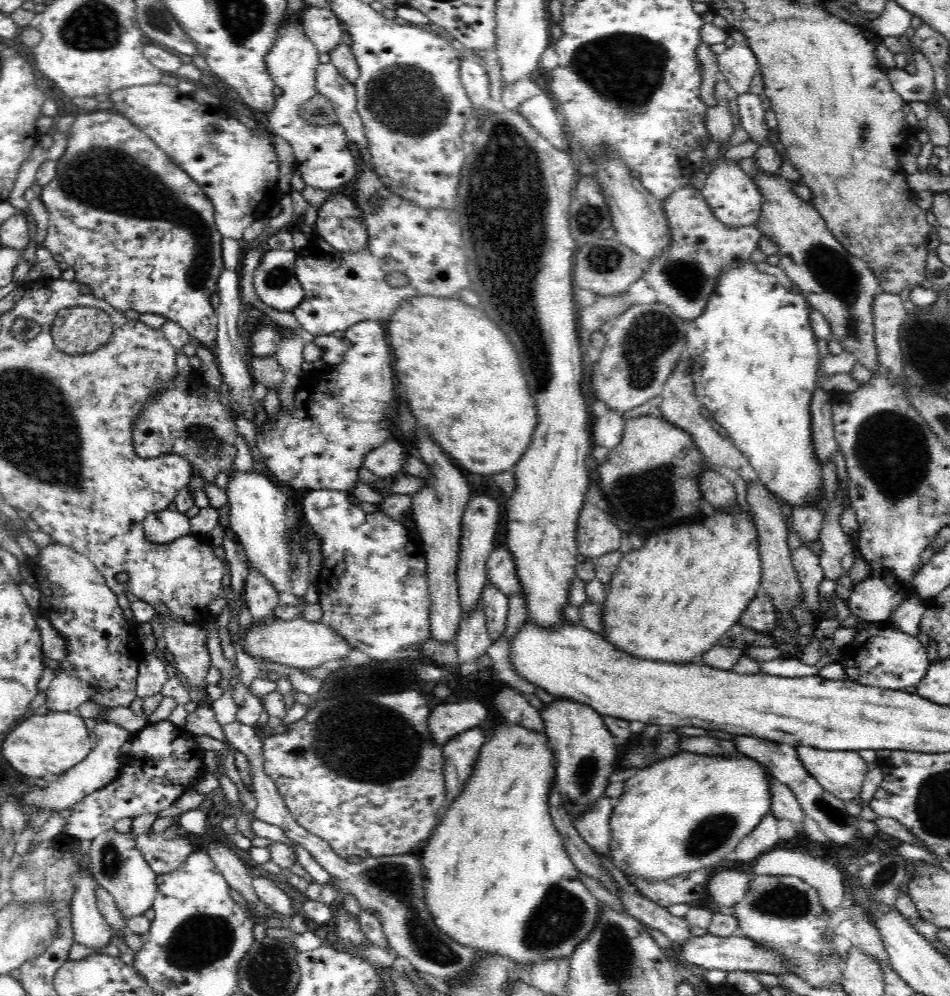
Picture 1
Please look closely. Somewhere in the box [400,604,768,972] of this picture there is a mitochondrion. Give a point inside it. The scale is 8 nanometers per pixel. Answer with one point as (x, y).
(557, 919)

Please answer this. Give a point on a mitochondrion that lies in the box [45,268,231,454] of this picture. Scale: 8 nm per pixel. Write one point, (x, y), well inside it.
(66, 313)

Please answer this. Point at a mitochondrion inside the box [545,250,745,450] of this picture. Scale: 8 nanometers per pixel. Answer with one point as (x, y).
(653, 334)

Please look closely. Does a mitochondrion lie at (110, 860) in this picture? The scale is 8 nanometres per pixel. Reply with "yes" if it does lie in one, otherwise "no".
yes

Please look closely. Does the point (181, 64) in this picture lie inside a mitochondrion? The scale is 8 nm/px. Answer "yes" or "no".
no

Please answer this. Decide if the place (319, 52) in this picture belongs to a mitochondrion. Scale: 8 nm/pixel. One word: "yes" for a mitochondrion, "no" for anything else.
no

